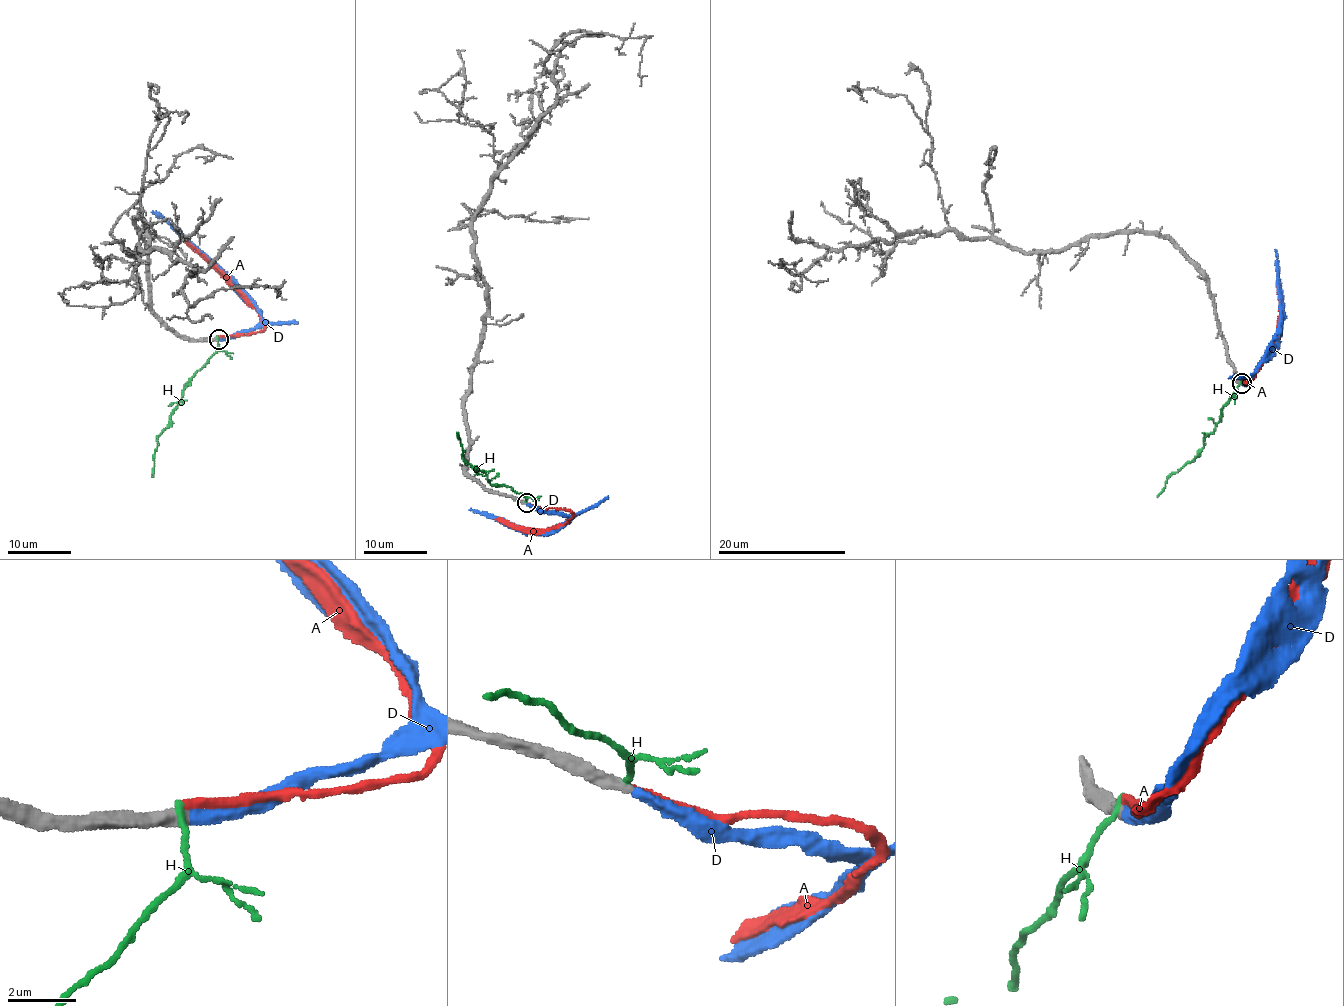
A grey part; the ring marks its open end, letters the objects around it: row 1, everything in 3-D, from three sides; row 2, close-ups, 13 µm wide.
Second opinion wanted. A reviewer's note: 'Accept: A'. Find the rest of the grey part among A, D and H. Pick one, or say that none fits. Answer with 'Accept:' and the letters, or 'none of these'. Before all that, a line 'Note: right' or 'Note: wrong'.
Note: wrong
Accept: D

